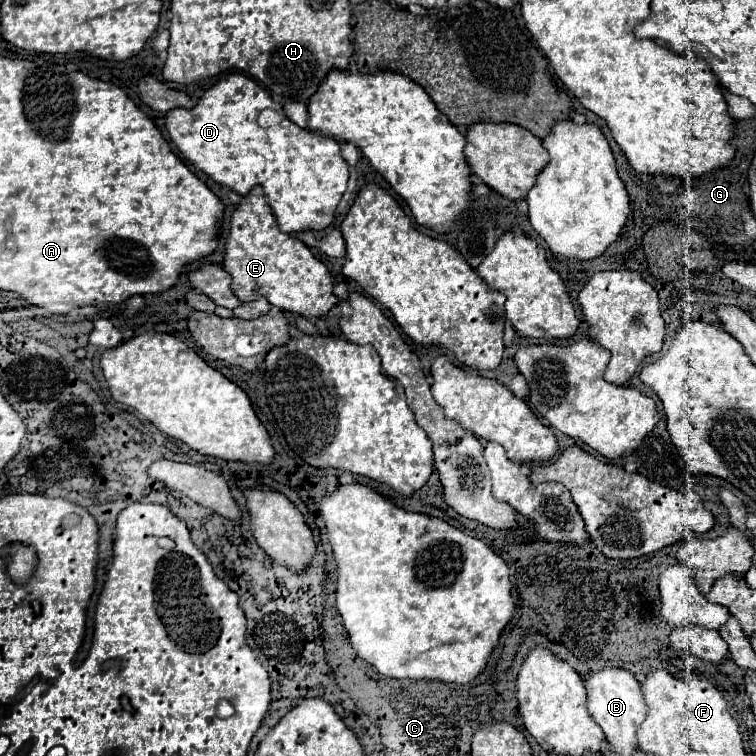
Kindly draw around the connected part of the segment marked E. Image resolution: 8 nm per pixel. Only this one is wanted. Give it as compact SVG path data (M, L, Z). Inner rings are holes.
M261 185L253 187L231 215L223 267L233 277L231 289L241 301L263 295L273 307L307 319L325 315L337 303L337 297L333 295L333 279L327 267L311 255L303 241L295 235L279 231L277 219L265 201Z

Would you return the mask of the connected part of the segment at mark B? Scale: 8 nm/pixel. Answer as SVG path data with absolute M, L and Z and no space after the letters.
M605 667L601 671L595 671L591 675L585 675L585 687L587 687L587 709L593 715L593 719L601 725L607 741L611 747L621 755L631 755L637 749L637 729L645 721L645 701L639 689L639 681L635 675L621 667Z

